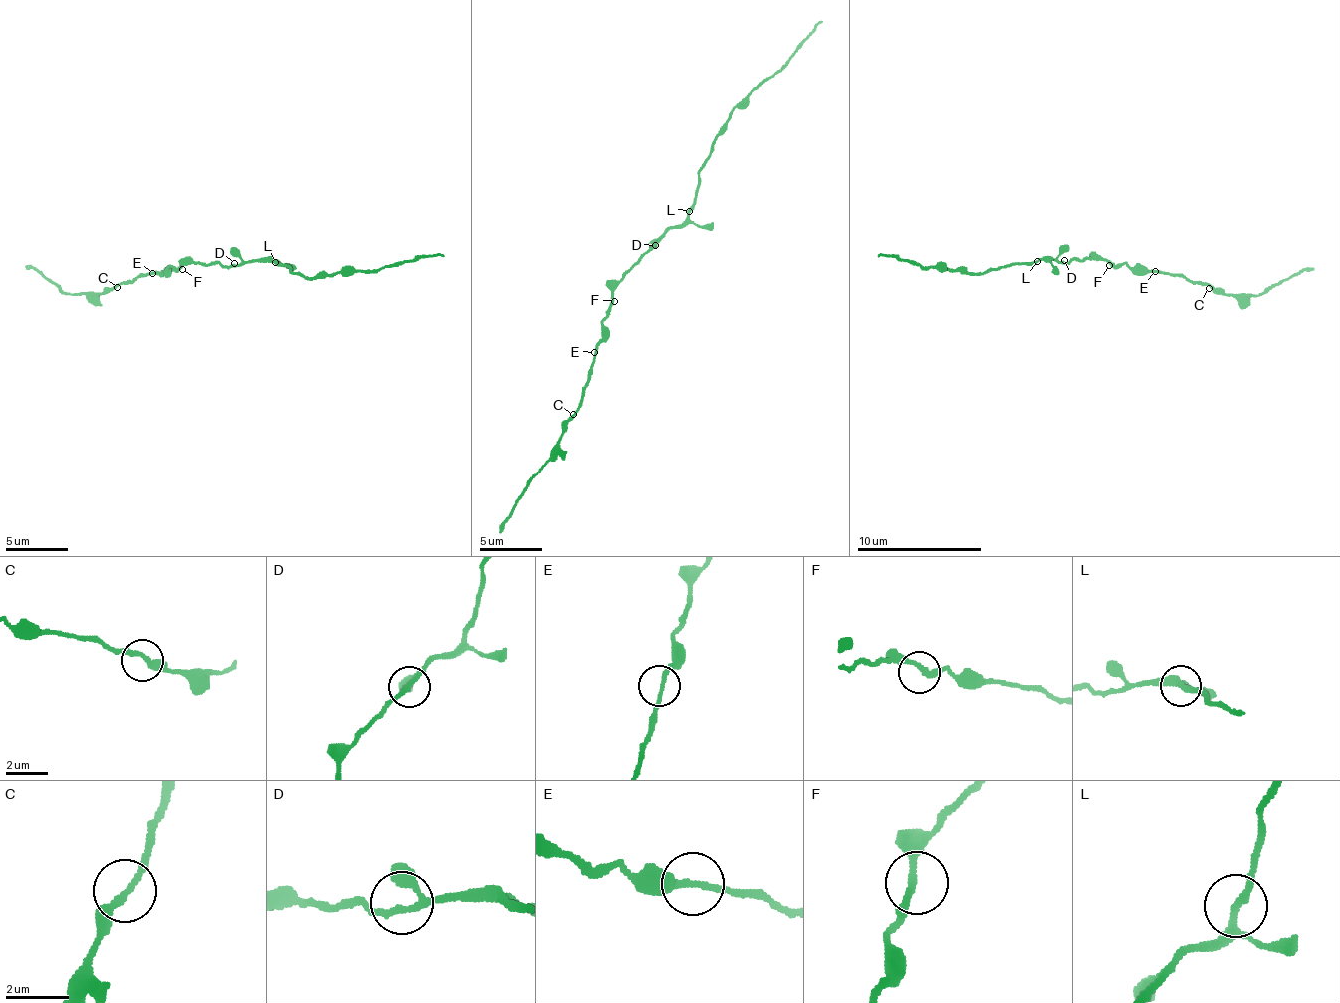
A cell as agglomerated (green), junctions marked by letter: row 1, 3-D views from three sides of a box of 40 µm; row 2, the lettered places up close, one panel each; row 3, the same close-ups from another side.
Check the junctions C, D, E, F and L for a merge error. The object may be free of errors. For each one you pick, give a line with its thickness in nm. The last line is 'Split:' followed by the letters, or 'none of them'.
Split: none of them

